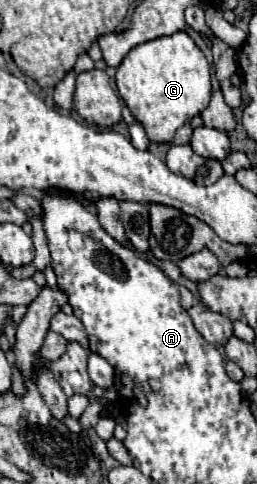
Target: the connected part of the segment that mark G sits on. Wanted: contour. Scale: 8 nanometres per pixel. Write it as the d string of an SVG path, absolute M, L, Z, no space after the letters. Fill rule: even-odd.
M180 31L170 37L160 37L142 45L136 45L120 63L116 71L116 85L120 97L126 101L128 109L132 111L134 119L142 123L146 129L146 135L152 143L172 143L176 131L190 123L192 117L200 115L202 109L206 109L212 95L211 65L206 61L204 53L194 45L194 41L188 37L188 33Z

